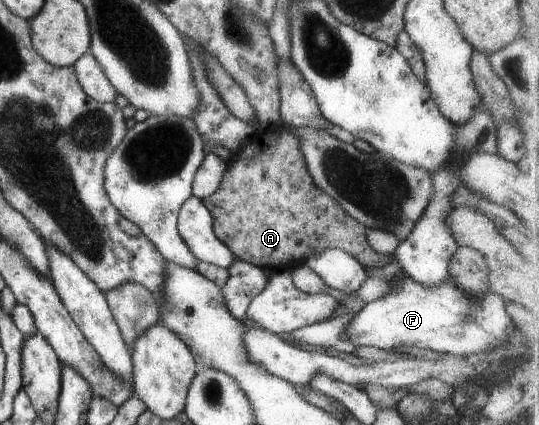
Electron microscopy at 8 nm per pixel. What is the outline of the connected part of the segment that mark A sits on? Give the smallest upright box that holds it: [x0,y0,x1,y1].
[202,126,394,269]

